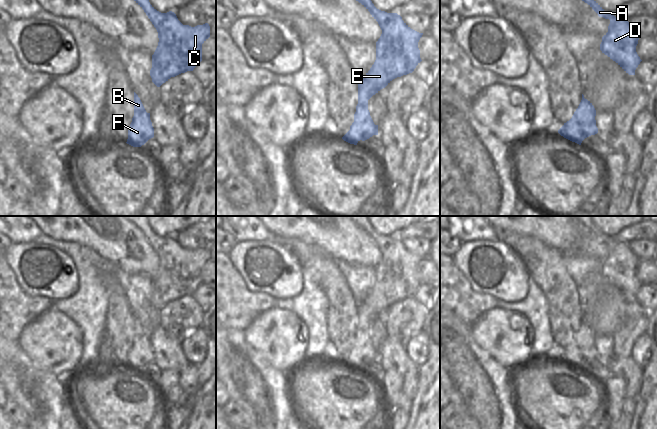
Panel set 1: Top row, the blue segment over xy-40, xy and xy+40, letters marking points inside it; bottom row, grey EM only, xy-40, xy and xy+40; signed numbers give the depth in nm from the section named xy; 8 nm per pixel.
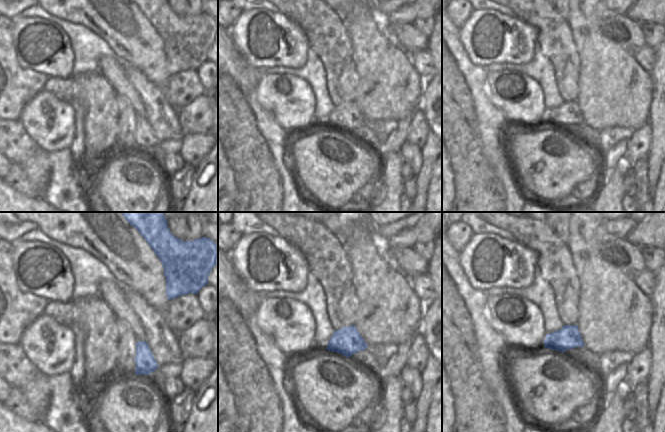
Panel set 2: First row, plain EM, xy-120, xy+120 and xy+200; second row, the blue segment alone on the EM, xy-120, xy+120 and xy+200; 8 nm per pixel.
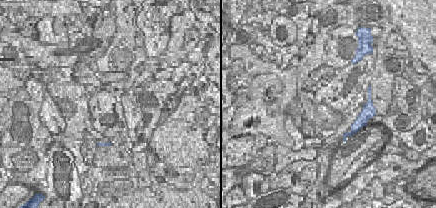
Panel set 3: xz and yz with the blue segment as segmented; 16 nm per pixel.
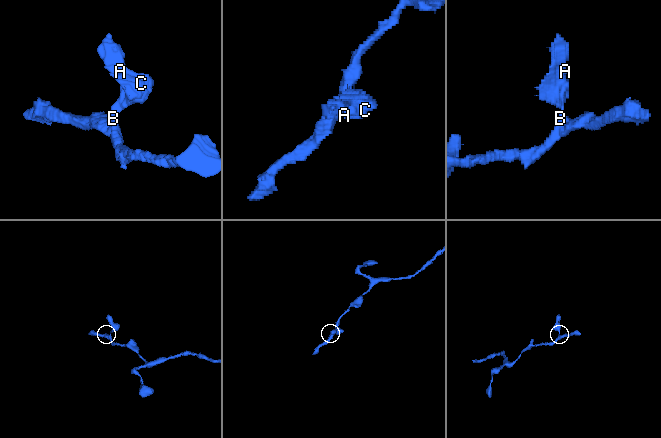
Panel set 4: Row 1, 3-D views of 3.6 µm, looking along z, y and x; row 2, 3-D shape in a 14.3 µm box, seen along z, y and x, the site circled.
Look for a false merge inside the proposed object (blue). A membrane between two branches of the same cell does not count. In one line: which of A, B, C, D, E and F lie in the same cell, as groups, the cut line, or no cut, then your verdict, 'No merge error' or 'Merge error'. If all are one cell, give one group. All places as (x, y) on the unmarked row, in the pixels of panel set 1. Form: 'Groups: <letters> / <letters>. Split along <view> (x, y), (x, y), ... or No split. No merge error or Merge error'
Groups: A B C D E F. No split. No merge error.

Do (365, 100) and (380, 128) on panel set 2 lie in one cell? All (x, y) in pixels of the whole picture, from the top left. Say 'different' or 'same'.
different

